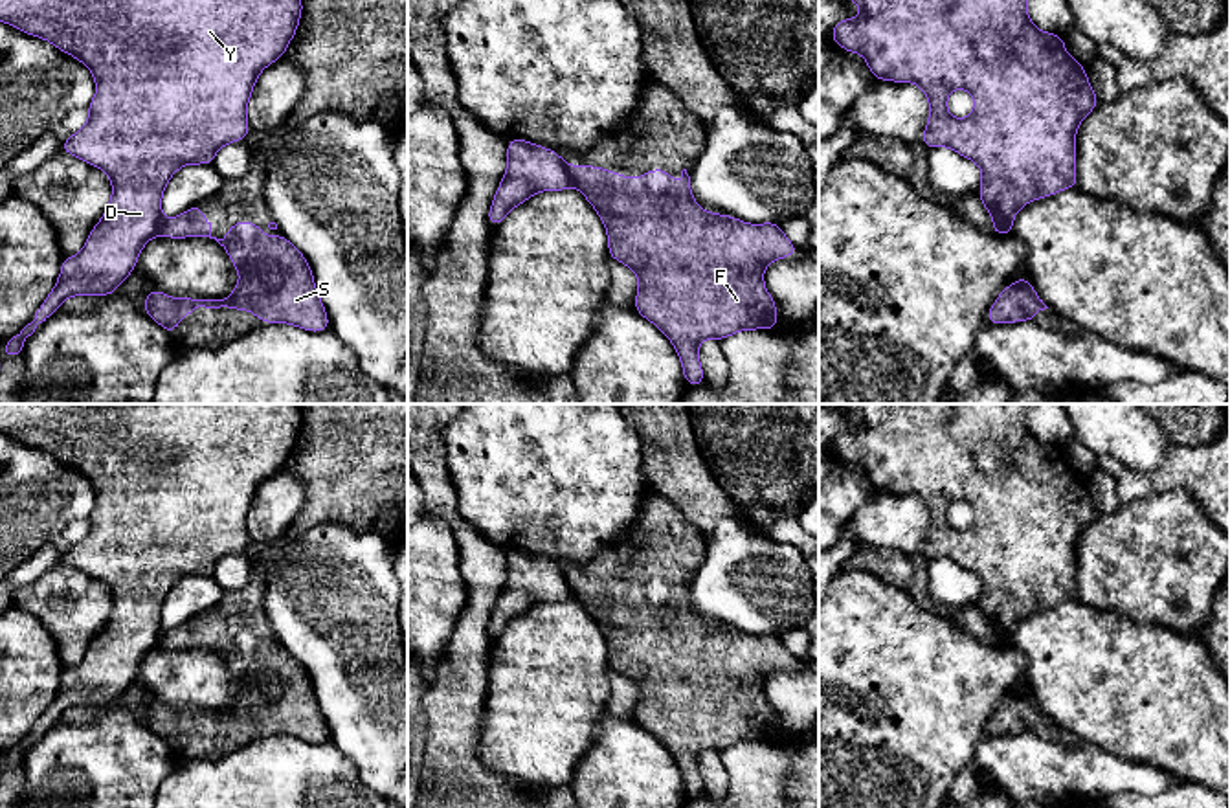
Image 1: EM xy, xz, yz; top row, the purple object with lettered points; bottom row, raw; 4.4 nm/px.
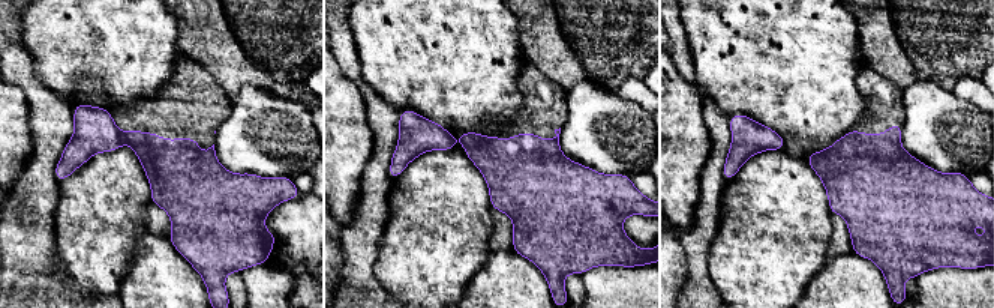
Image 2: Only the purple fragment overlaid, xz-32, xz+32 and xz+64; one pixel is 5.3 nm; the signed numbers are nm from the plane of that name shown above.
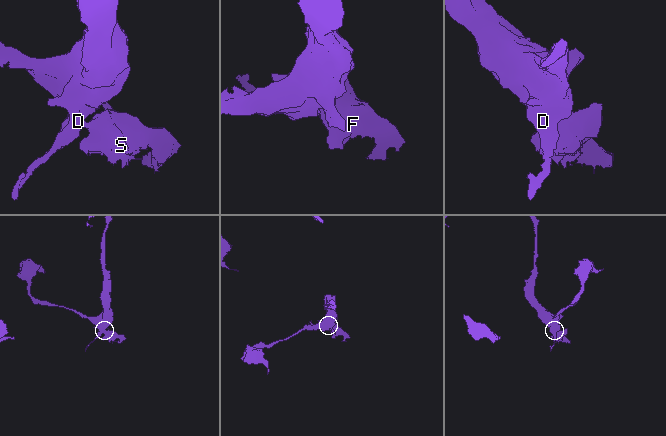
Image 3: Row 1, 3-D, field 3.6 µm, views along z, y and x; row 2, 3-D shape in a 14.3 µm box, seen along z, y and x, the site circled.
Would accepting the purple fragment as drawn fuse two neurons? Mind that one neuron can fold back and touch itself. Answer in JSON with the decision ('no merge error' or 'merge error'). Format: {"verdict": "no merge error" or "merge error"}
{"verdict": "merge error"}

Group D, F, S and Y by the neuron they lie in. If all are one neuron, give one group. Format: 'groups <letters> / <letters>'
groups D Y / F S

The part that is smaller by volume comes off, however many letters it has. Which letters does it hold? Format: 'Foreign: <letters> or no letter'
Foreign: F, S

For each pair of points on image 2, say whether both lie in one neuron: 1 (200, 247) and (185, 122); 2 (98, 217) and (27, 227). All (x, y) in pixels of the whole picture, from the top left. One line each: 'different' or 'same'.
1: same
2: different

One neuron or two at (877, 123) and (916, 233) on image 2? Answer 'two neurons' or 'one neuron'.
one neuron

